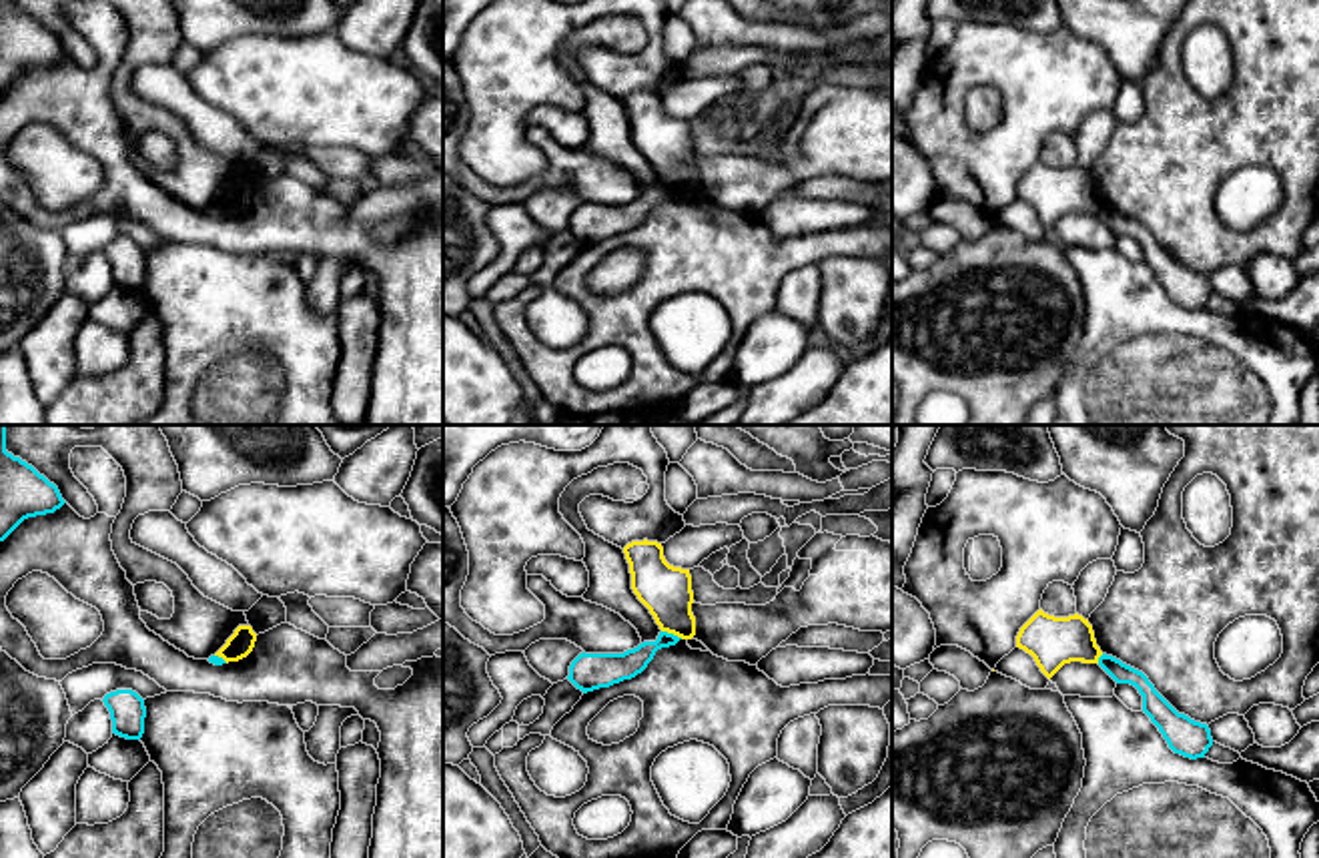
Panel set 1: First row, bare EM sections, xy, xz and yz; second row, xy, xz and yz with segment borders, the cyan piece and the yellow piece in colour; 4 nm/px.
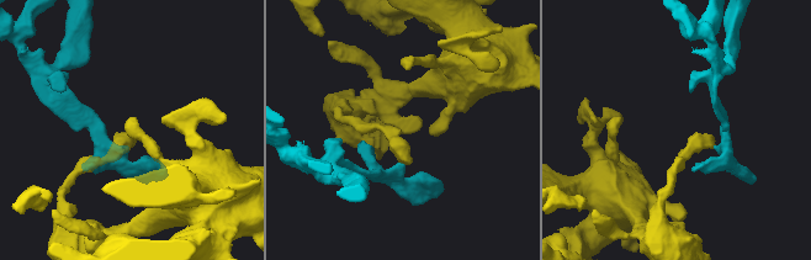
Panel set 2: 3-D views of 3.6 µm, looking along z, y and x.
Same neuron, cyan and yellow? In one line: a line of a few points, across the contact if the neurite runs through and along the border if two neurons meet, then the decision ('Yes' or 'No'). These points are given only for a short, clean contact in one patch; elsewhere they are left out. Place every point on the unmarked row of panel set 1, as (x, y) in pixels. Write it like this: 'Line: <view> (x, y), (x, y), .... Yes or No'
Line: xz (662, 181), (682, 189). No

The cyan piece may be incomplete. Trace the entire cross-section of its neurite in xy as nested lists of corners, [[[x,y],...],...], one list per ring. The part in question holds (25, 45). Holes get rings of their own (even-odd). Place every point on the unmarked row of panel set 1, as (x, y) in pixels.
[[[0,0],[0,92],[24,70],[54,64],[66,52],[32,16]]]

